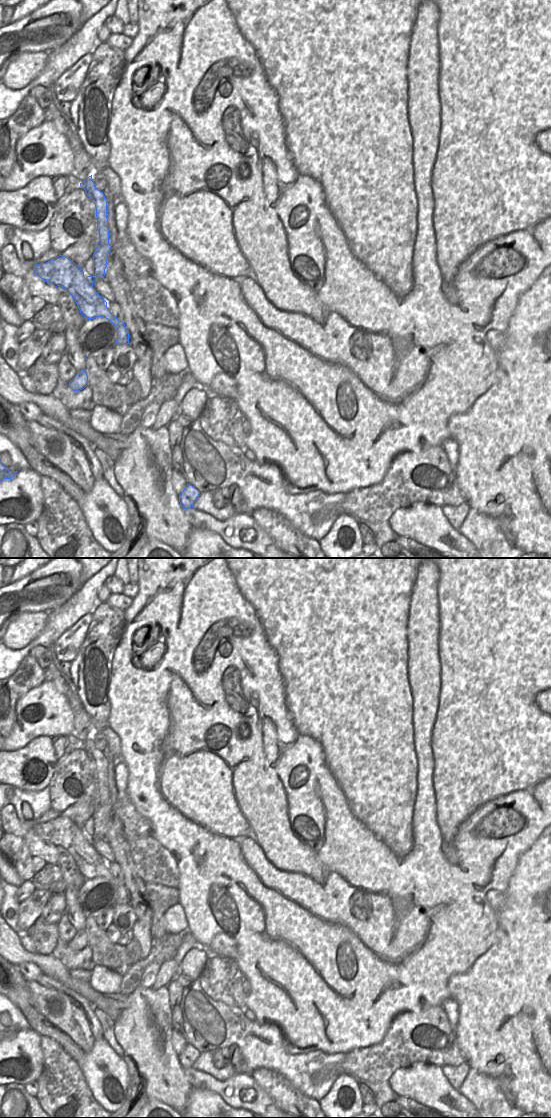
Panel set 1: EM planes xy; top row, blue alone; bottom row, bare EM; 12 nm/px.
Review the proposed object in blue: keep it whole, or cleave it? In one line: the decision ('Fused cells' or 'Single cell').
Fused cells

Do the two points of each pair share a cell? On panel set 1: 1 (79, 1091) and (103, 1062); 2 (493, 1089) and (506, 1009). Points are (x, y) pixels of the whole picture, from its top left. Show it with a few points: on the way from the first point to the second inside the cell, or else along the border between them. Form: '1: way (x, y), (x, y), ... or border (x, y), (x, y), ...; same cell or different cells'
1: border (77, 1064), (85, 1083), (98, 1103); different cells
2: border (470, 1067), (492, 1076); different cells

